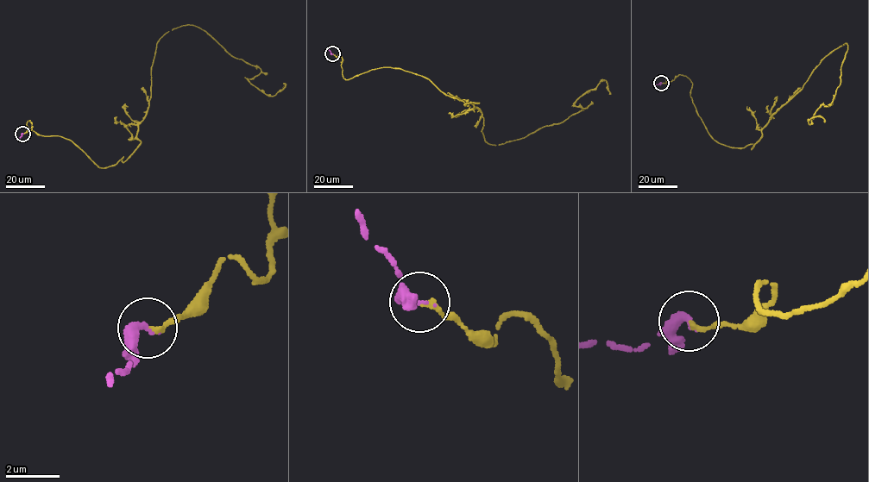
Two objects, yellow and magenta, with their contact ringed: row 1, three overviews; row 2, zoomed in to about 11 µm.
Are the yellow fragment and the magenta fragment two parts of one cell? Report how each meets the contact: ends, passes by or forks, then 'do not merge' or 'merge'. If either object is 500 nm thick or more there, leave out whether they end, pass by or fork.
yellow ends; magenta ends; merge

